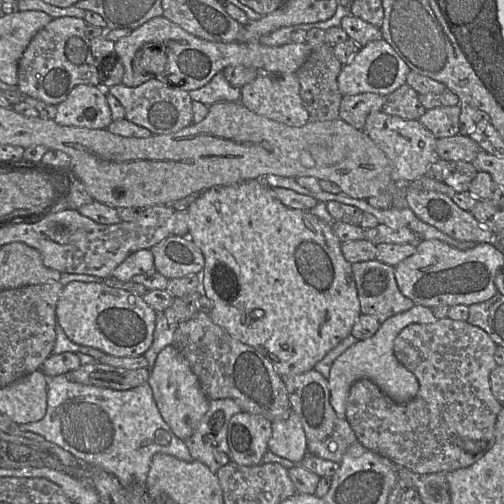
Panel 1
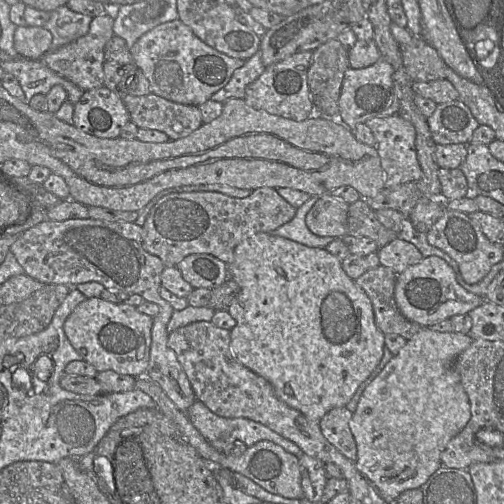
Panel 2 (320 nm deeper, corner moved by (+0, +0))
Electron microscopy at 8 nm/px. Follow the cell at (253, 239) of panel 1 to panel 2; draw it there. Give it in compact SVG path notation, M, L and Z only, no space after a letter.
M260 232L243 238L234 250L233 262L227 265L229 277L234 279L240 287L239 294L227 308L228 313L236 321L235 326L230 330L231 351L236 360L252 372L266 379L282 402L300 411L310 420L319 422L331 409L346 407L360 385L379 365L385 347L385 334L375 324L370 298L345 273L342 268L342 262L325 248L309 247L287 238Z

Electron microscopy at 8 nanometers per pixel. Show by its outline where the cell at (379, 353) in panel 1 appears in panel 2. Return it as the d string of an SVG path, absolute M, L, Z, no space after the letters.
M422 327L384 366L365 388L349 426L357 446L355 466L386 499L397 499L404 491L419 489L439 469L441 453L471 418L471 406L452 364L473 339L458 332L438 332Z

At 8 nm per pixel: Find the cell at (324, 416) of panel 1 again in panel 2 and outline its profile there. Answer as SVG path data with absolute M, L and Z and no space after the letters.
M346 407L333 408L318 422L324 437L347 459L357 460L357 446L349 422L353 413Z

